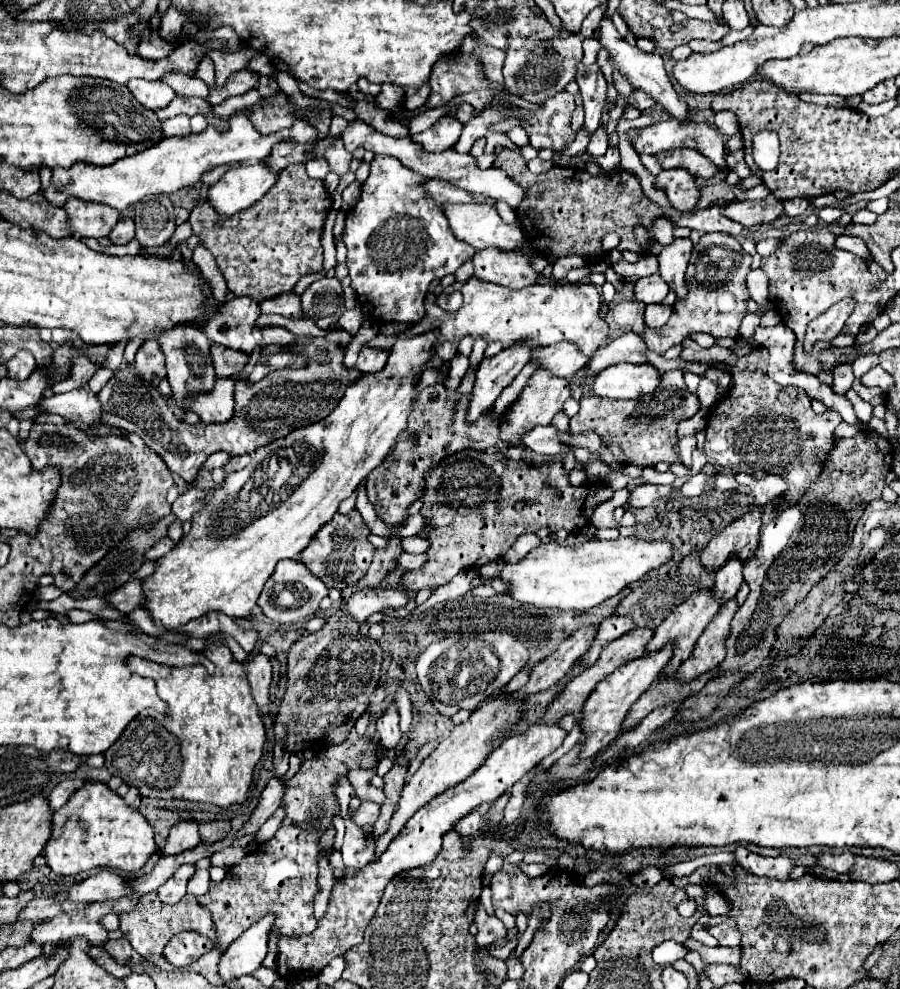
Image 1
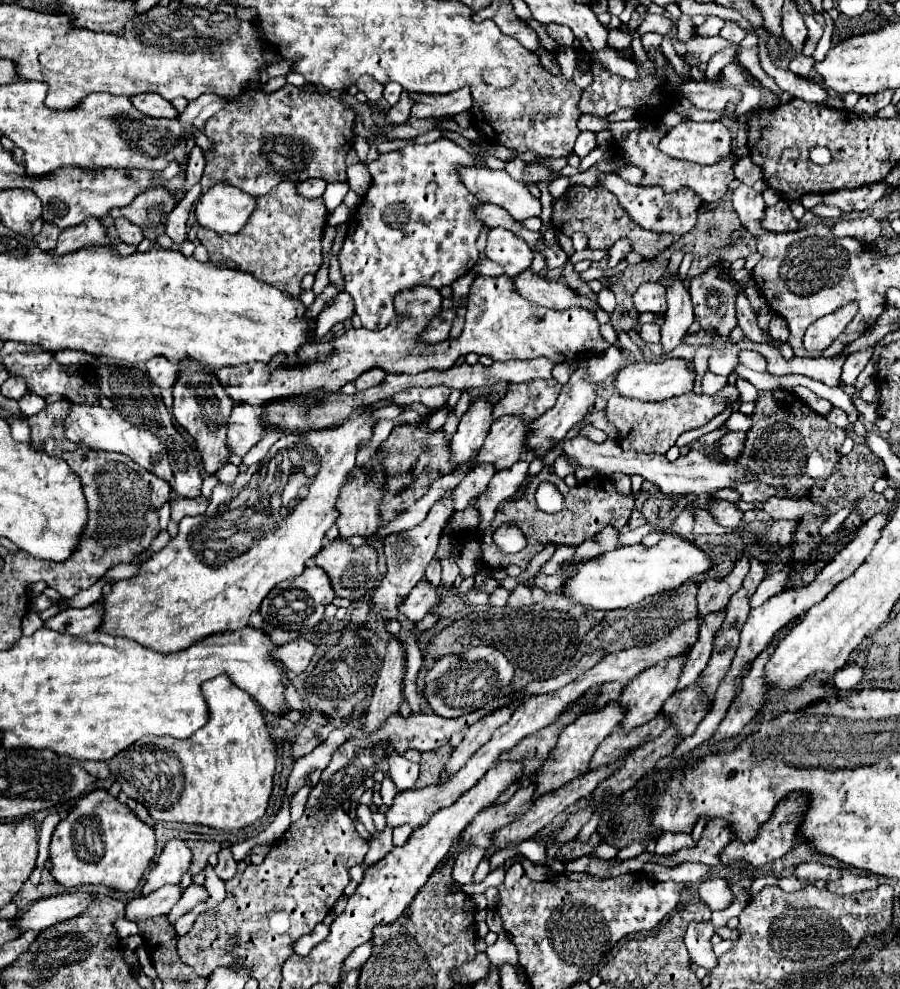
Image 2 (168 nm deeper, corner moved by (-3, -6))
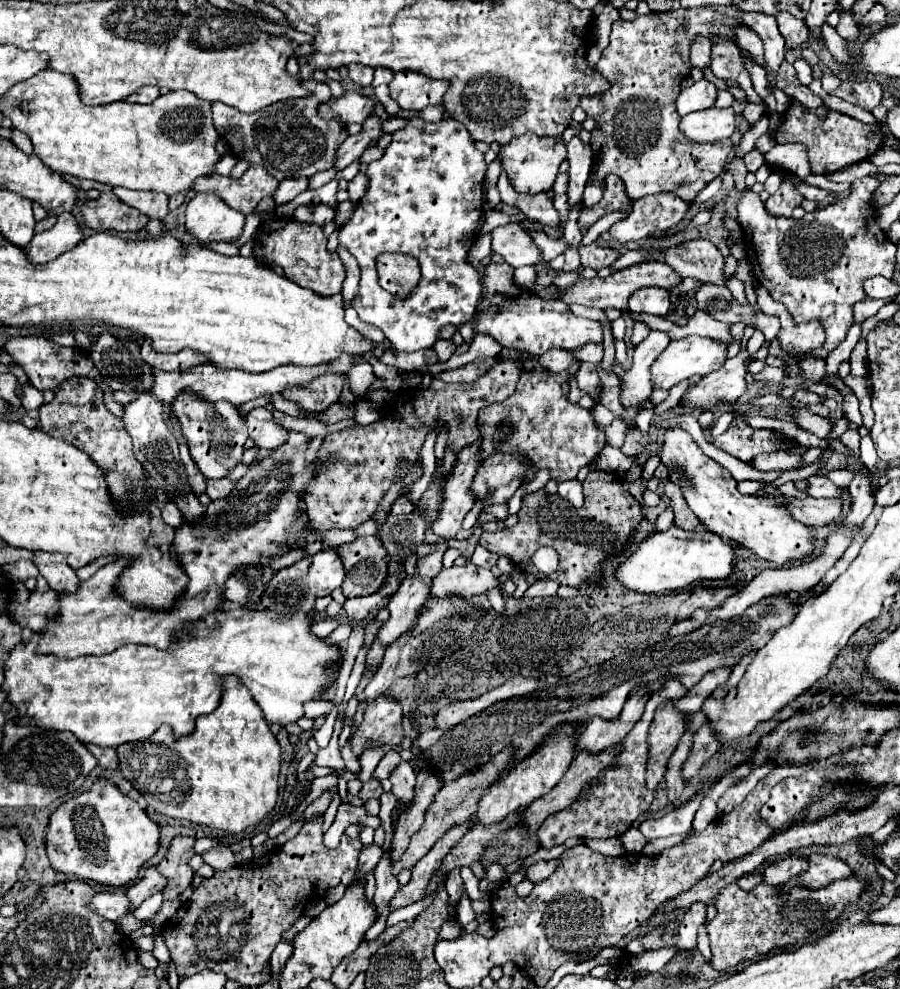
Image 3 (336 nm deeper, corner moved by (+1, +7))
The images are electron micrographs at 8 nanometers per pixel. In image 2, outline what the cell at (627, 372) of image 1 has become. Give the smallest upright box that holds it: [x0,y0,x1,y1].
[615,359,695,401]

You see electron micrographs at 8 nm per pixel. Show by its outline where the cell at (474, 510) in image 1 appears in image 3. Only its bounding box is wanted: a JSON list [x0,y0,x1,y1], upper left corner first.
[483,470,643,588]

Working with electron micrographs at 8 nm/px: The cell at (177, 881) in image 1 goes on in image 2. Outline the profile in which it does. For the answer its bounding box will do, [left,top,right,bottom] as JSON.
[125,885,179,921]

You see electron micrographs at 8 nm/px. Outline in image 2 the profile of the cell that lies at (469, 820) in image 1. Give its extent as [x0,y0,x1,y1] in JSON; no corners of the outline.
[453,847,485,885]

